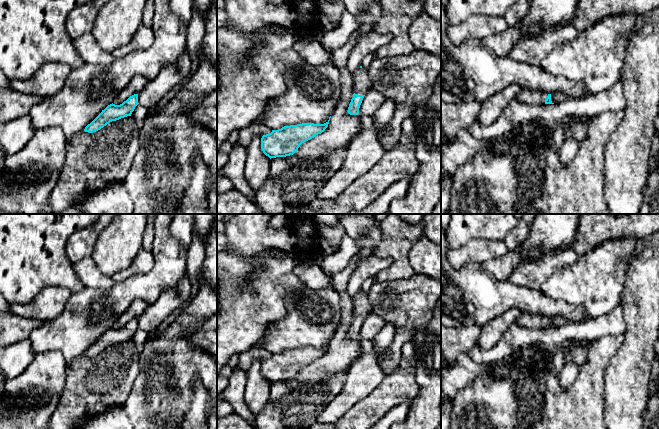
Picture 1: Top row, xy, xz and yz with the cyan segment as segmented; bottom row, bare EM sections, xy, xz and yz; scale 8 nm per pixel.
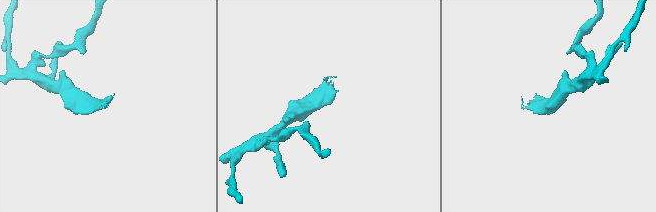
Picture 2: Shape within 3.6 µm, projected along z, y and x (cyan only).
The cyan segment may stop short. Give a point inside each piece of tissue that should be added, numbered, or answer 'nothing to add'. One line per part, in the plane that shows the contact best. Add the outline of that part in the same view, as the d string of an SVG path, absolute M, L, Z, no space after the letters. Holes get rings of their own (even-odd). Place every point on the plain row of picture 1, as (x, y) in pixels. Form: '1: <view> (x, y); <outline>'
1: xz (362, 308); M358 292L353 296L354 317L357 319L365 319L371 314L371 306L369 303L368 294L365 292Z

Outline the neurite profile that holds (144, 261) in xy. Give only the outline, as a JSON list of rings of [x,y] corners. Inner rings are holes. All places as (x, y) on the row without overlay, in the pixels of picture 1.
[[[141,249],[127,269],[117,272],[111,278],[115,283],[120,283],[133,275],[146,274],[153,268],[154,263],[152,251]]]

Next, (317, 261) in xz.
[[[319,255],[317,256],[315,259],[311,260],[310,258],[306,257],[306,256],[303,256],[301,258],[301,263],[309,263],[309,264],[315,264],[317,265],[318,267],[320,267],[321,263],[322,263],[322,260],[323,260],[323,255]]]

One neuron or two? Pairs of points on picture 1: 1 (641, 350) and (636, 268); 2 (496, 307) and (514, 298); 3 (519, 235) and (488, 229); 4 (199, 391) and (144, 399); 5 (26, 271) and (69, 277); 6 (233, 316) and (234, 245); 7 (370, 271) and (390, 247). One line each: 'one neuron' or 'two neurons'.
1: one neuron
2: one neuron
3: two neurons
4: two neurons
5: one neuron
6: two neurons
7: two neurons

